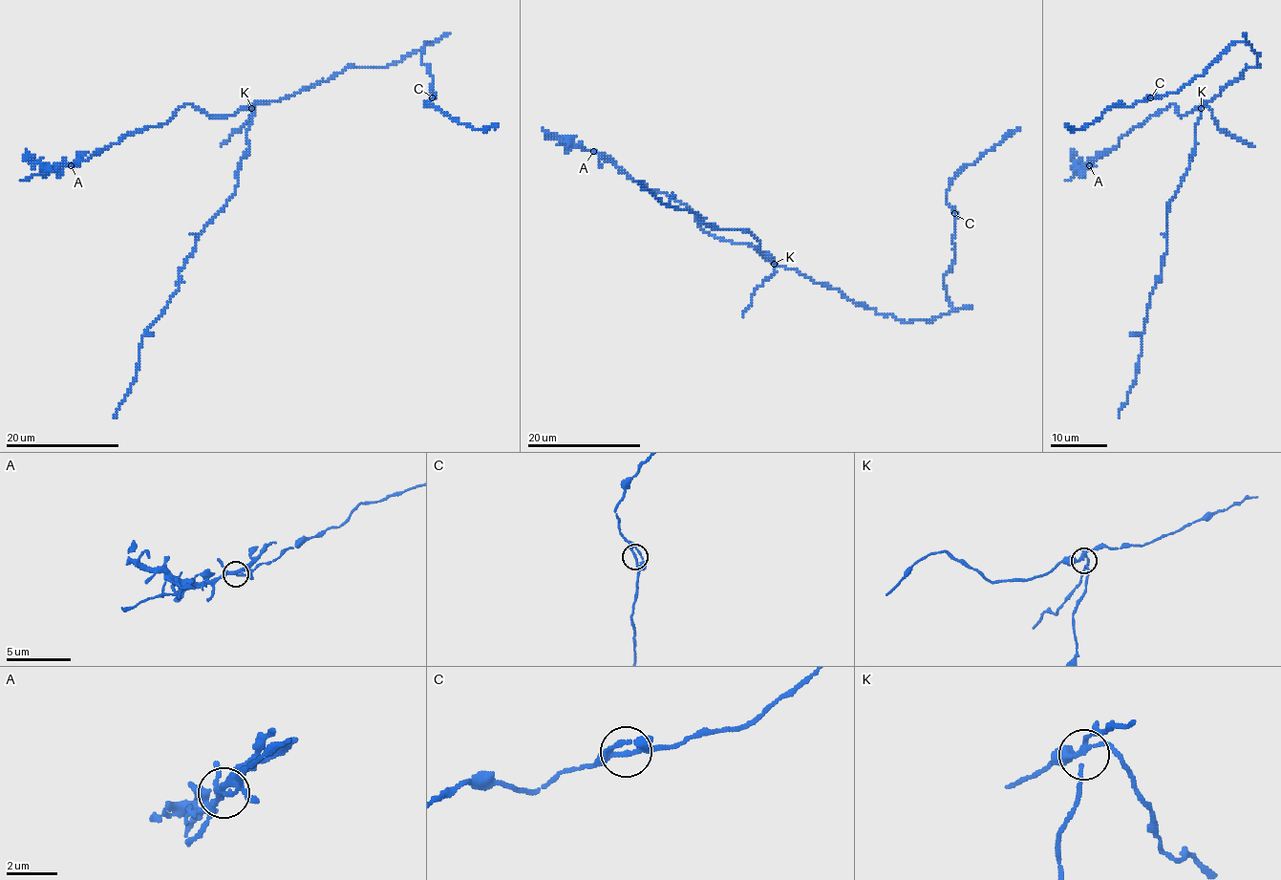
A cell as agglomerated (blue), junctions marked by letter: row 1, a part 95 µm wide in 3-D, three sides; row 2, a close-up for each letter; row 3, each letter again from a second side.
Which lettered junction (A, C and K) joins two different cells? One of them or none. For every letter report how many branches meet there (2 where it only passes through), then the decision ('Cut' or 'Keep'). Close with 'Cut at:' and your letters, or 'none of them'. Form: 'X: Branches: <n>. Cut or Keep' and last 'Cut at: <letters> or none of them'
A: Branches: 3. Keep
C: Branches: 4. Keep
K: Branches: 4. Cut
Cut at: K

